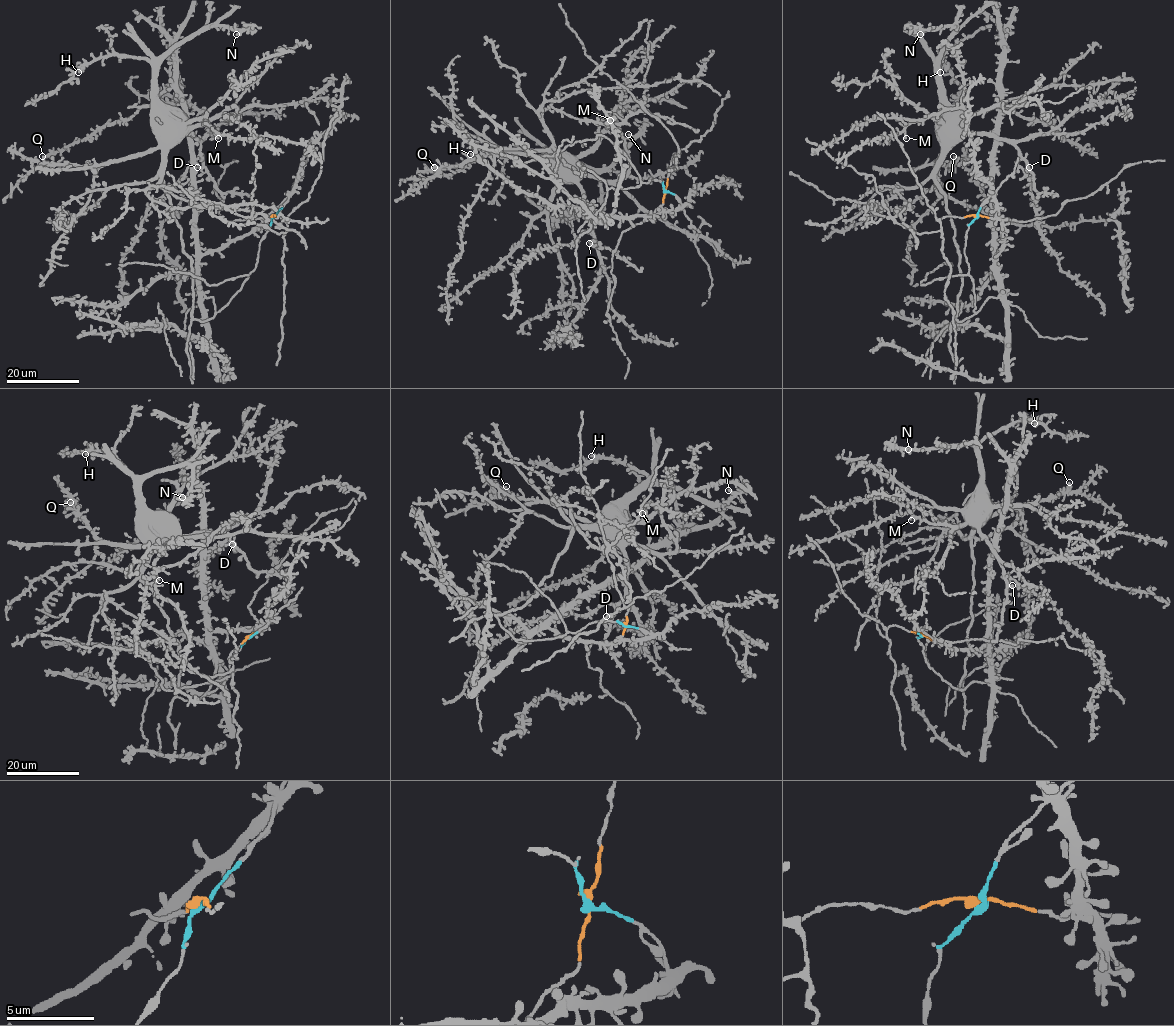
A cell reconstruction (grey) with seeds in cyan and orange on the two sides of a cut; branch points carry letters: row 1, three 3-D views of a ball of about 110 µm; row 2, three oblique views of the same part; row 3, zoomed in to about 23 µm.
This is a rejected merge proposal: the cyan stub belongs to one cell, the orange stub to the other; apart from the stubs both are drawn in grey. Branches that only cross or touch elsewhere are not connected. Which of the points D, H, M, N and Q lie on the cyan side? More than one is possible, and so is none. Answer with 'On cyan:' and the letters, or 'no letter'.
On cyan: D, H, M, N, Q

